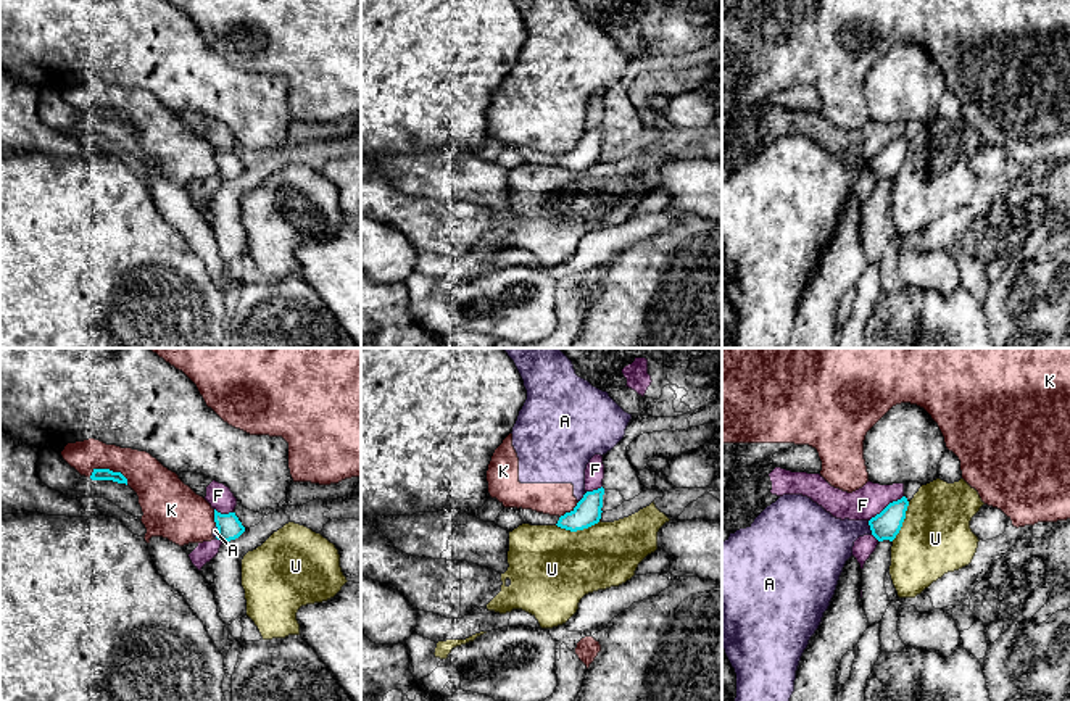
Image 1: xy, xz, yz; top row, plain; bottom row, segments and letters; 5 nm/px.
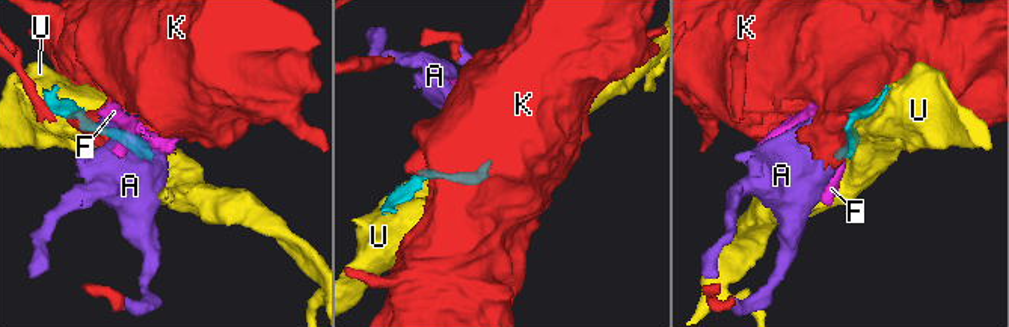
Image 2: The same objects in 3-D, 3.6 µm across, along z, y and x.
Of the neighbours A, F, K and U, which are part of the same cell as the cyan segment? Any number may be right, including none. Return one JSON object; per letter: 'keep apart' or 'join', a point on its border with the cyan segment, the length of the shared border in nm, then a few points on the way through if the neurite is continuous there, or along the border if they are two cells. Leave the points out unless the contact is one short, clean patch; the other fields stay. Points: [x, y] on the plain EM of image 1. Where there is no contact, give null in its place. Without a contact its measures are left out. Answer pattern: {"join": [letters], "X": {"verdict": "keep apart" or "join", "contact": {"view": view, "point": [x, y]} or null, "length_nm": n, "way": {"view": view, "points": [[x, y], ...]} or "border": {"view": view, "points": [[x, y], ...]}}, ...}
{"join": [], "A": {"verdict": "keep apart", "contact": {"view": "yz", "point": [870, 166]}, "length_nm": 80, "border": {"view": "yz", "points": [[867, 160], [872, 173]]}}, "F": {"verdict": "keep apart", "contact": {"view": "yz", "point": [887, 145]}, "length_nm": 220}, "K": {"verdict": "keep apart", "contact": {"view": "xy", "point": [108, 108]}, "length_nm": 200}, "U": {"verdict": "keep apart", "contact": {"view": "xz", "point": [577, 168]}, "length_nm": 220}}

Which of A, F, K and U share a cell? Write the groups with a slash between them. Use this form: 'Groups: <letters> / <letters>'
Groups: A K / F / U

